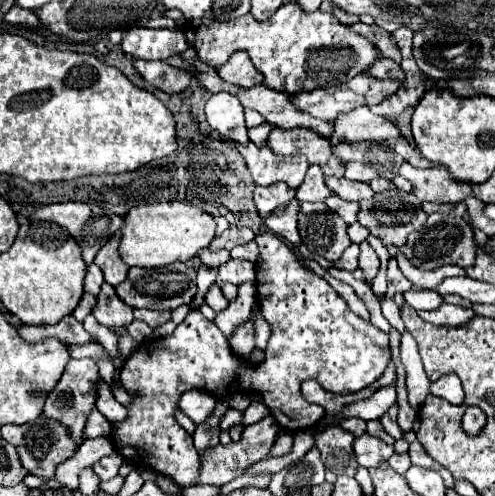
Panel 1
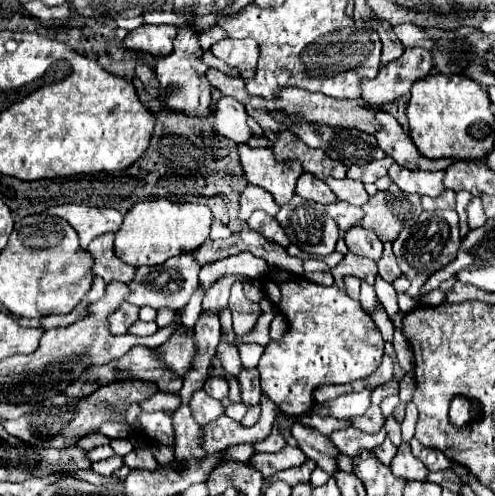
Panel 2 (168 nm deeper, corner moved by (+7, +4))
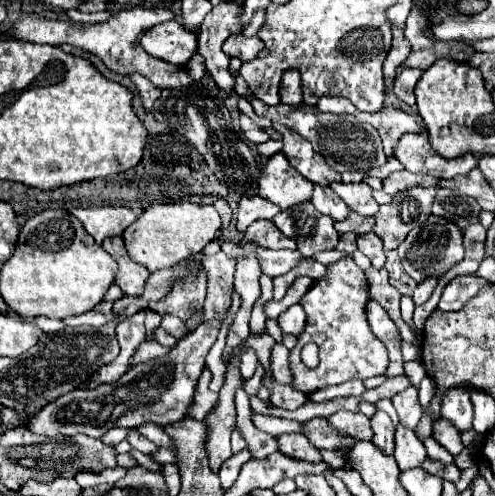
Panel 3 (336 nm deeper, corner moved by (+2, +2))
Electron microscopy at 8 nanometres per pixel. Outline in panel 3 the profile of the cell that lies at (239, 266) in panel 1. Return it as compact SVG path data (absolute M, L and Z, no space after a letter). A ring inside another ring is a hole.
M212 320L210 324L198 324L198 328L186 338L178 340L174 352L166 360L150 360L150 364L136 364L114 384L102 384L94 390L72 390L58 400L46 404L28 422L28 430L46 436L76 436L86 434L100 438L110 428L136 428L146 422L170 424L186 416L192 396L196 392L196 382L204 370L204 358L218 338L220 324Z

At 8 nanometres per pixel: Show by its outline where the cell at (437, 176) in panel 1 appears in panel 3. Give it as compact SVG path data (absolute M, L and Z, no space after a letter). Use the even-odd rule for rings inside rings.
M408 170L402 172L394 172L388 178L382 180L382 190L388 194L396 194L400 190L408 190L414 186L414 174L410 174Z

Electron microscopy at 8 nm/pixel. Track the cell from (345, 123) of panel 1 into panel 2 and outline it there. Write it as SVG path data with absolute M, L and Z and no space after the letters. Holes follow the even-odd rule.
M377 112L377 114L381 128L377 130L375 136L383 152L405 168L423 168L425 158L417 152L413 140L403 132L399 122L387 112Z

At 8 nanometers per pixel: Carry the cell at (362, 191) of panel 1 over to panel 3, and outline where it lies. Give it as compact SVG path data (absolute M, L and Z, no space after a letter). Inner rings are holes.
M334 182L330 184L330 188L348 204L350 210L362 216L374 216L378 212L378 202L372 198L372 188L366 182L358 182L358 184Z

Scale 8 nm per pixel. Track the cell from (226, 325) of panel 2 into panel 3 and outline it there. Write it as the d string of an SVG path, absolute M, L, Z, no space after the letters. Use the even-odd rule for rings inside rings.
M240 388L236 392L236 410L238 410L238 430L246 442L246 448L250 450L252 458L268 458L268 454L272 454L278 448L276 437L260 432L252 420L250 420L250 398L244 392L244 388Z

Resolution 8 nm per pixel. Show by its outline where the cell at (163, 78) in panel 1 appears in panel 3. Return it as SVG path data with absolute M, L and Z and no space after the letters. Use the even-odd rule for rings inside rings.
M132 74L130 80L136 84L138 88L138 94L140 94L140 100L142 100L142 106L144 110L152 110L152 104L158 100L160 96L160 88L154 88L154 84L150 84L150 80L146 80L144 76L140 74Z

